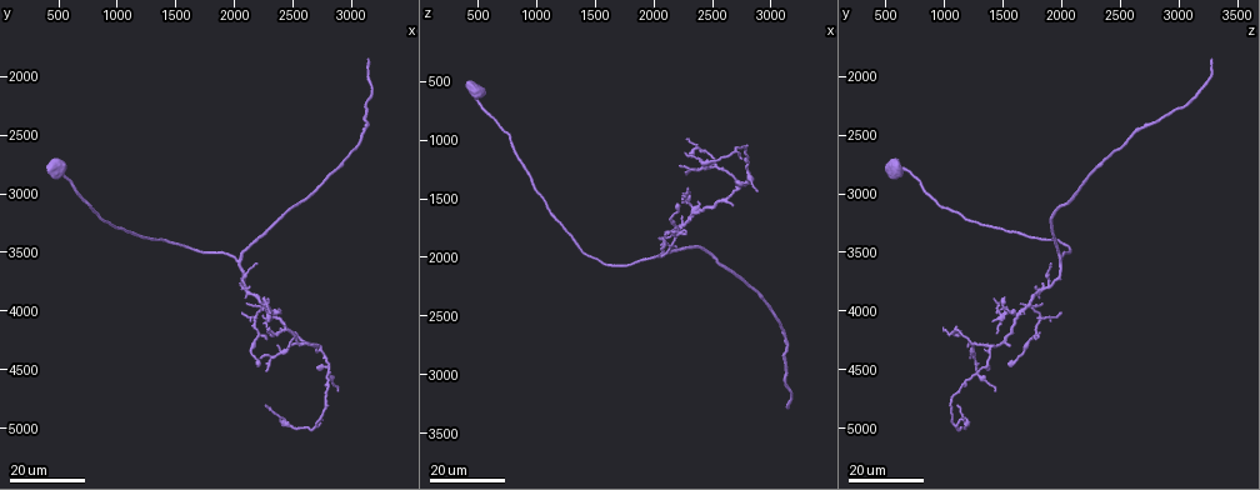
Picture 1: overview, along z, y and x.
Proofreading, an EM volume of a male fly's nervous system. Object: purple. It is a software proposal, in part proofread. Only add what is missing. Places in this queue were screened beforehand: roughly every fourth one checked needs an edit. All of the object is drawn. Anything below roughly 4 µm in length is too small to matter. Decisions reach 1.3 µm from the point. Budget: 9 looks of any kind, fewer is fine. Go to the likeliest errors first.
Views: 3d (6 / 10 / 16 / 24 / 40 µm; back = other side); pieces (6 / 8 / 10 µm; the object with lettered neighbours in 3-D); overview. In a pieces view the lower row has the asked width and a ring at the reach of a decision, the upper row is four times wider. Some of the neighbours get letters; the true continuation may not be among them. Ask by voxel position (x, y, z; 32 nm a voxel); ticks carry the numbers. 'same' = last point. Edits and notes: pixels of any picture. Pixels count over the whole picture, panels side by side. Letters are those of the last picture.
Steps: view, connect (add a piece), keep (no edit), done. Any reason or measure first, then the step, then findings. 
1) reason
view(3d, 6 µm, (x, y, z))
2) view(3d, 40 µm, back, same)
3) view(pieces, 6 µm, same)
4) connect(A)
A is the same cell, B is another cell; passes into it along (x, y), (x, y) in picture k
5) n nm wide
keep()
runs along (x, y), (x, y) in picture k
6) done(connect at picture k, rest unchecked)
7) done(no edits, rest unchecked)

free end
view(3d, 16 µm, (2660, 4320, 1560))

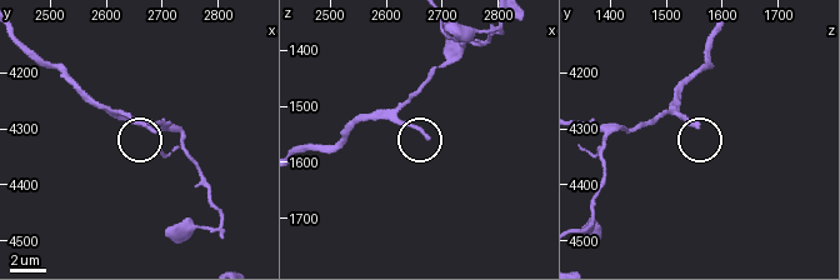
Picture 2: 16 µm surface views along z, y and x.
see the neighbours
view(pieces, 6 µm, (2670, 4300, 1555))

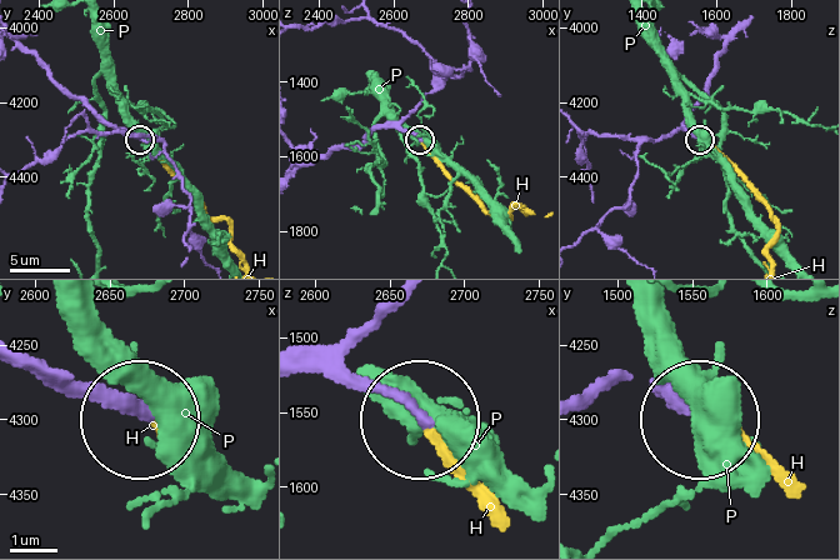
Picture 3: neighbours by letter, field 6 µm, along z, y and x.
connect(H)
H is the same cell, P is another cell; passes into it along (306, 373), (339, 373), (423, 409), (439, 456), (483, 505) in picture 3; it goes on there

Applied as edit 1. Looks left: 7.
view(3d, 24 µm, (3160, 1860, 3280))

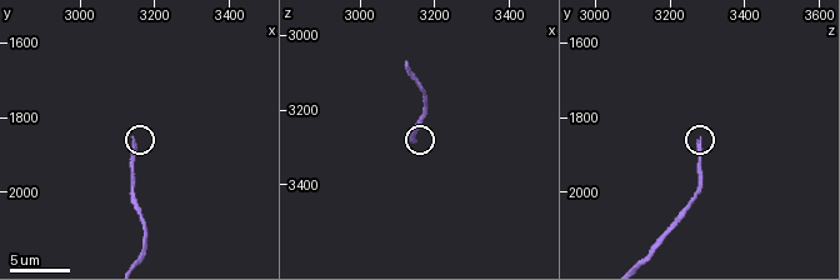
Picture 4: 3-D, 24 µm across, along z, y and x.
view(pieces, 8 µm, (3140, 1860, 3280))

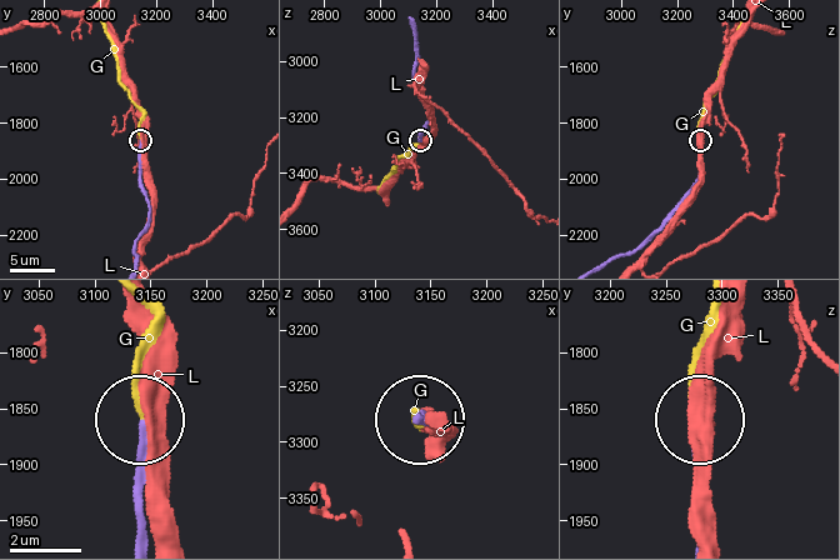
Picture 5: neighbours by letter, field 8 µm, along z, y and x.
170 nm wide
connect(G)
G is the same cell, L is another cell; passes into it along (144, 518), (135, 359), (150, 305) in picture 5; the cell continues

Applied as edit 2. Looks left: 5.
tapers out
view(3d, 24 µm, (2260, 4520, 1300))

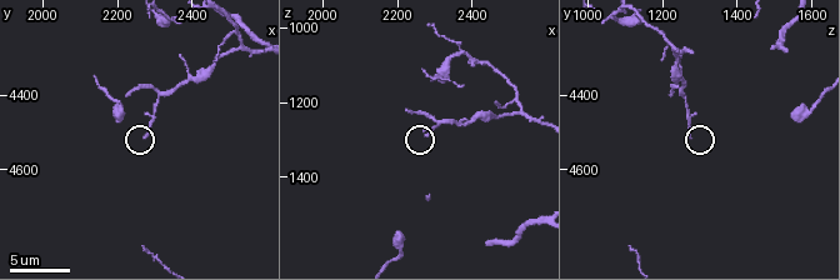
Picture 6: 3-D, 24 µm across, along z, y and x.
view(3d, 6 µm, (2270, 4510, 1270))

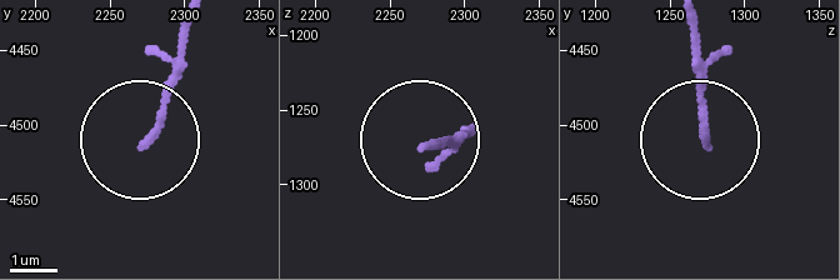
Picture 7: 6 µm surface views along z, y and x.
what lies round it
view(pieces, 10 µm, (2276, 4512, 1276))

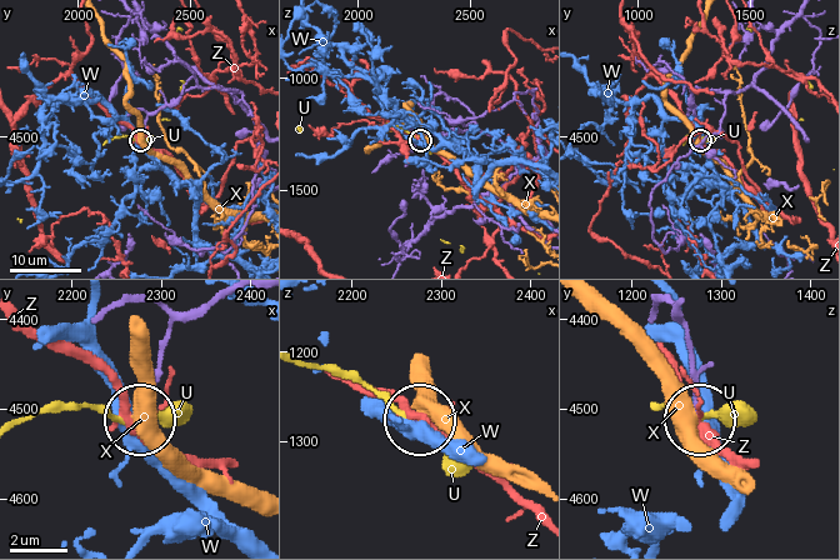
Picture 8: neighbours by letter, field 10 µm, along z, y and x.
140 nm wide
keep()
U, W, X and Z are other cells; none of them fits

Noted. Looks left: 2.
free end
view(3d, 16 µm, (2240, 3880, 1520))

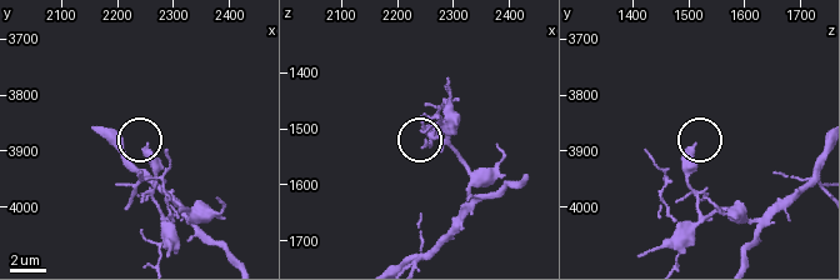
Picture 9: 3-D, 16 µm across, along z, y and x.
view(pieces, 6 µm, (2255, 3890, 1510))

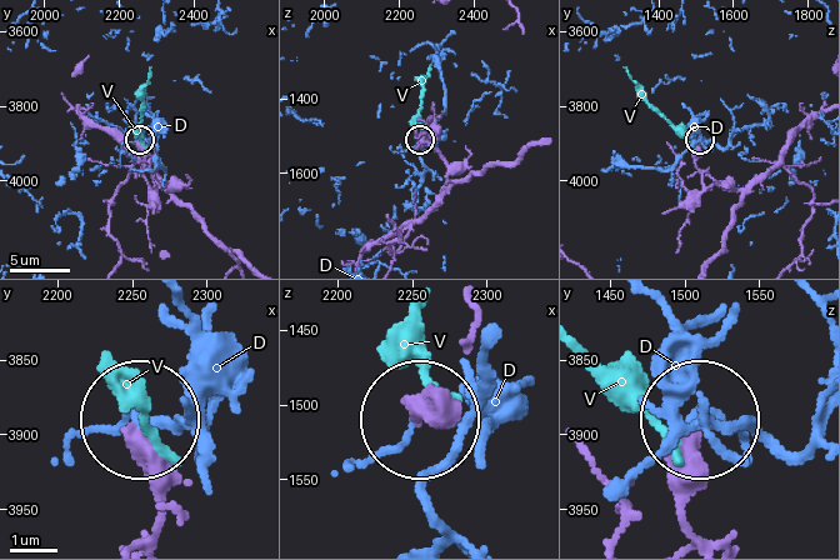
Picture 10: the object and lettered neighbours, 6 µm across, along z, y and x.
350 nm wide
keep()
D and V are other cells; none of them fits

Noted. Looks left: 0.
done(connect at picture 3, connect at picture 5, rest unchecked)

